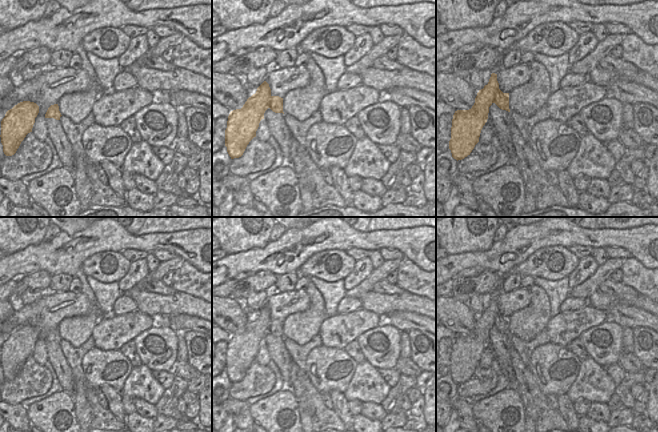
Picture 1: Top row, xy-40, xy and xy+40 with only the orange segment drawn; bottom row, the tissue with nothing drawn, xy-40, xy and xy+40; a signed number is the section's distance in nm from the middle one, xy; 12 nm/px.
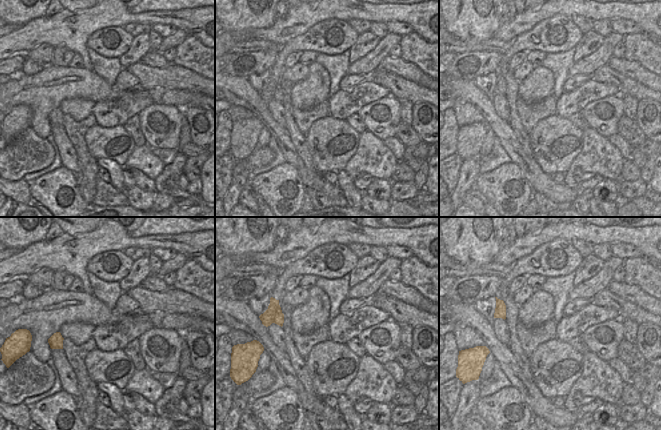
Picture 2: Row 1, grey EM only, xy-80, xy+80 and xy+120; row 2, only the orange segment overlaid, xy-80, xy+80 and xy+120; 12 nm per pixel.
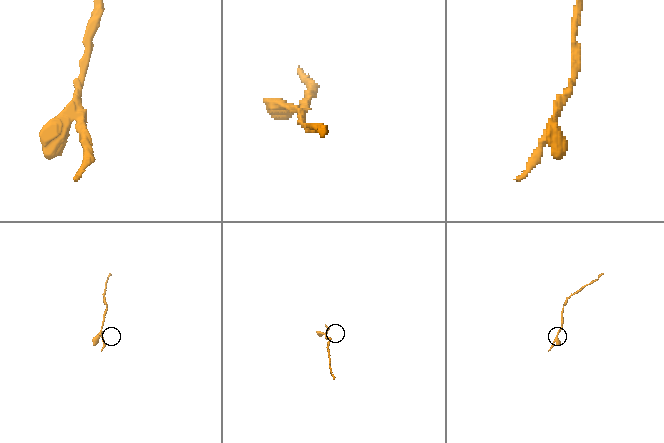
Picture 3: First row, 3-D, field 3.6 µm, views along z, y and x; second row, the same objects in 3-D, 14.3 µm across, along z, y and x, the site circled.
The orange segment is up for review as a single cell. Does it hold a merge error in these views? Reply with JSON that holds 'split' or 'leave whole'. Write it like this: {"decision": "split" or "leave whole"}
{"decision": "split"}

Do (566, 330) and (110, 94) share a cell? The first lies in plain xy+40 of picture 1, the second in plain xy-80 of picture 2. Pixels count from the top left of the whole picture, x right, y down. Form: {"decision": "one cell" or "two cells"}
{"decision": "two cells"}

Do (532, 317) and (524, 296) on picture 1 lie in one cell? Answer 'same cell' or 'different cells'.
different cells

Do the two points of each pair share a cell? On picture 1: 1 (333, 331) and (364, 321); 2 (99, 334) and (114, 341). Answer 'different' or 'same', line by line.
1: same
2: same

